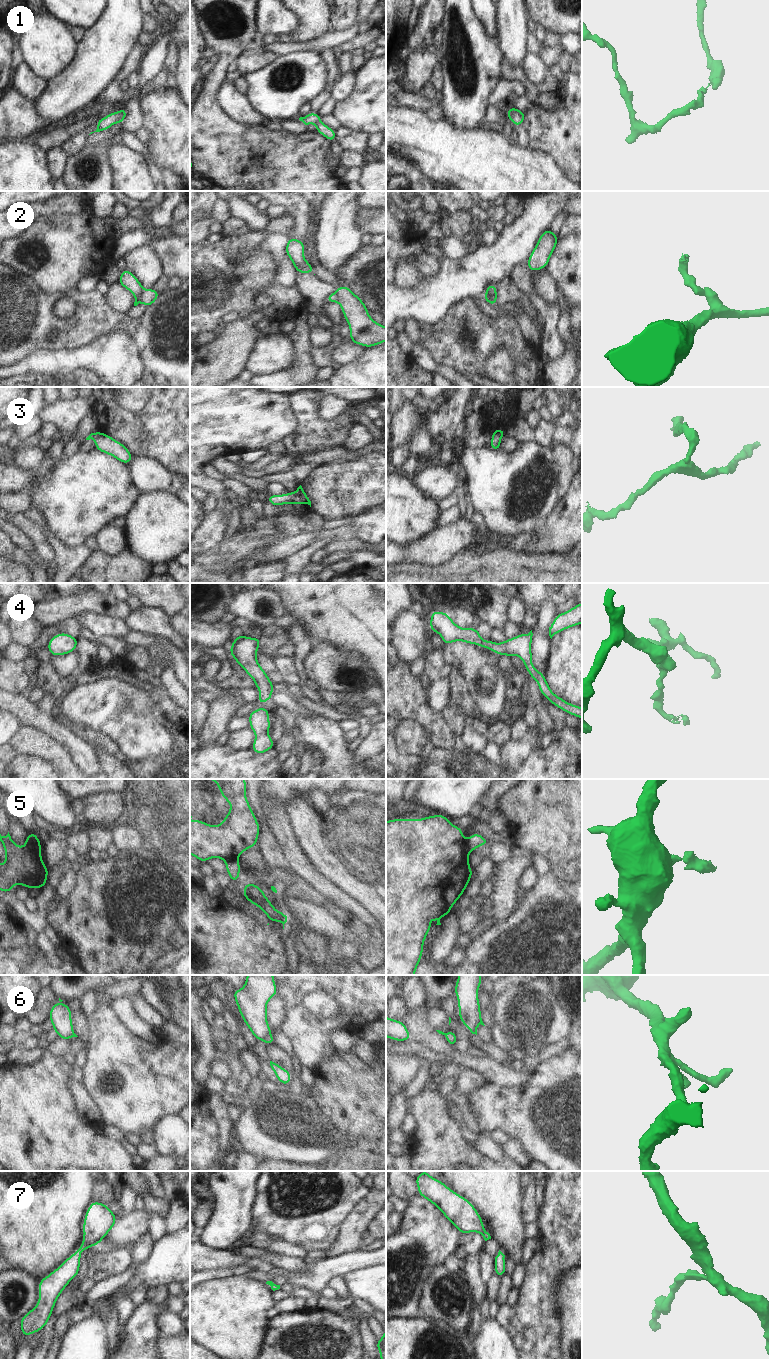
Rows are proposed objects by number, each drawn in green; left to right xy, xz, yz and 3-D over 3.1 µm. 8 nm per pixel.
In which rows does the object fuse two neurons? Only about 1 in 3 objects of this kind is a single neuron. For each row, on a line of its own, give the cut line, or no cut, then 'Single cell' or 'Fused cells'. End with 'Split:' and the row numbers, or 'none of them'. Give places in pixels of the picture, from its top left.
1: Split along xy (122, 109), (122, 115), (117, 121). Fused cells
2: Split along yz (486, 292), (496, 300). Fused cells
3: No split. Single cell
4: No split. Single cell
5: Split along xz (236, 858), (225, 860). Fused cells
6: Split along xz (270, 1033), (262, 1039). Fused cells
7: No split. Single cell
Split: 1, 2, 5, 6

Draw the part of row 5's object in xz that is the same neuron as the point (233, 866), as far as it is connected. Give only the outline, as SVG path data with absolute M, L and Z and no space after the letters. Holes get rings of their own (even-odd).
M237 859L225 860L225 866L229 878L232 880L232 882L237 882L240 875L240 862Z

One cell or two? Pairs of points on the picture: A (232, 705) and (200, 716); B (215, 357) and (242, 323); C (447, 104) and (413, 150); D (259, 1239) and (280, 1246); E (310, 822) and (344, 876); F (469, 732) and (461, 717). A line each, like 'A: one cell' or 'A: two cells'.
A: two cells
B: one cell
C: two cells
D: one cell
E: one cell
F: two cells

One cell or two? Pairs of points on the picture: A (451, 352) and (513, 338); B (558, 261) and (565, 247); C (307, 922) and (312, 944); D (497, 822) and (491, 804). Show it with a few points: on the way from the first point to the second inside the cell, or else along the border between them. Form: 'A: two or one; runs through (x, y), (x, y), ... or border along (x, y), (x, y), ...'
A: one; runs through (466, 351), (474, 351), (490, 335), (498, 335)
B: one; runs through (561, 258), (565, 250)
C: two; border along (301, 930), (332, 937)
D: two; border along (498, 808), (492, 811)

